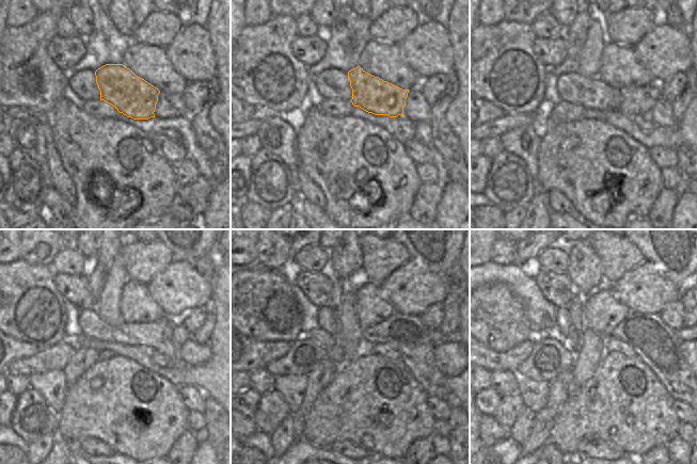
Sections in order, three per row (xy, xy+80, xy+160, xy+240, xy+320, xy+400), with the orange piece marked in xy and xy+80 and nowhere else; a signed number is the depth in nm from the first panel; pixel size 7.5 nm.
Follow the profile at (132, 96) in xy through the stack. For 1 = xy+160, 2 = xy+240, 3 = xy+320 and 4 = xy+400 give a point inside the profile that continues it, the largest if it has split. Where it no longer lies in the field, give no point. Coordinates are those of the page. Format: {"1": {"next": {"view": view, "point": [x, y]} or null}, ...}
{"1": {"next": {"view": "xy+160", "point": [634, 101]}}, "2": {"next": {"view": "xy+240", "point": [180, 335]}}, "3": {"next": {"view": "xy+320", "point": [434, 335]}}, "4": {"next": {"view": "xy+400", "point": [684, 334]}}}

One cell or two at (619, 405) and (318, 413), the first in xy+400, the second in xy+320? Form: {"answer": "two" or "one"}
{"answer": "one"}

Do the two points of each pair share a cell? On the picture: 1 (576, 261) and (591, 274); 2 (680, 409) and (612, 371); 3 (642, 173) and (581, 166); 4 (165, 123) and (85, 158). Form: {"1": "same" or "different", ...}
{"1": "same", "2": "different", "3": "same", "4": "different"}

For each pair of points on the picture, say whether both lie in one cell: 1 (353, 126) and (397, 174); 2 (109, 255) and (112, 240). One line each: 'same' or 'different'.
1: same
2: same

